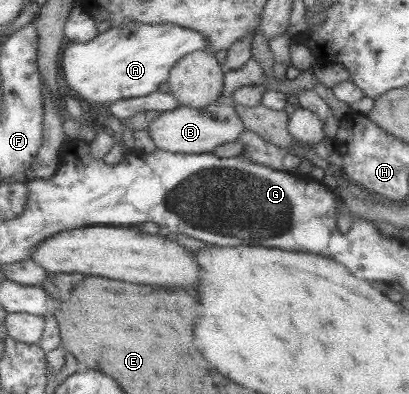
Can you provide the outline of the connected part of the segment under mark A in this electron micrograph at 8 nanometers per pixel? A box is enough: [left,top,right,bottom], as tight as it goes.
[61,22,207,107]

